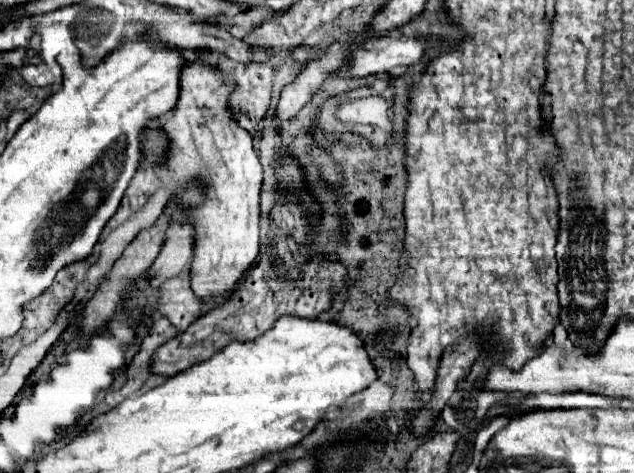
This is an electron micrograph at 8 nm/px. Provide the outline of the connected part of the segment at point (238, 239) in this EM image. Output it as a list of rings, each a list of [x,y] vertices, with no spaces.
[[[194,59],[182,71],[180,97],[174,111],[160,117],[160,127],[170,137],[168,163],[158,171],[160,179],[168,183],[174,179],[176,189],[192,179],[208,183],[208,197],[202,205],[194,205],[188,211],[188,219],[194,225],[194,261],[192,261],[192,289],[198,297],[210,297],[232,289],[238,279],[252,267],[258,255],[258,215],[260,215],[260,187],[262,187],[262,165],[252,149],[252,135],[230,119],[228,95],[234,87],[230,77],[220,75],[206,59]]]

